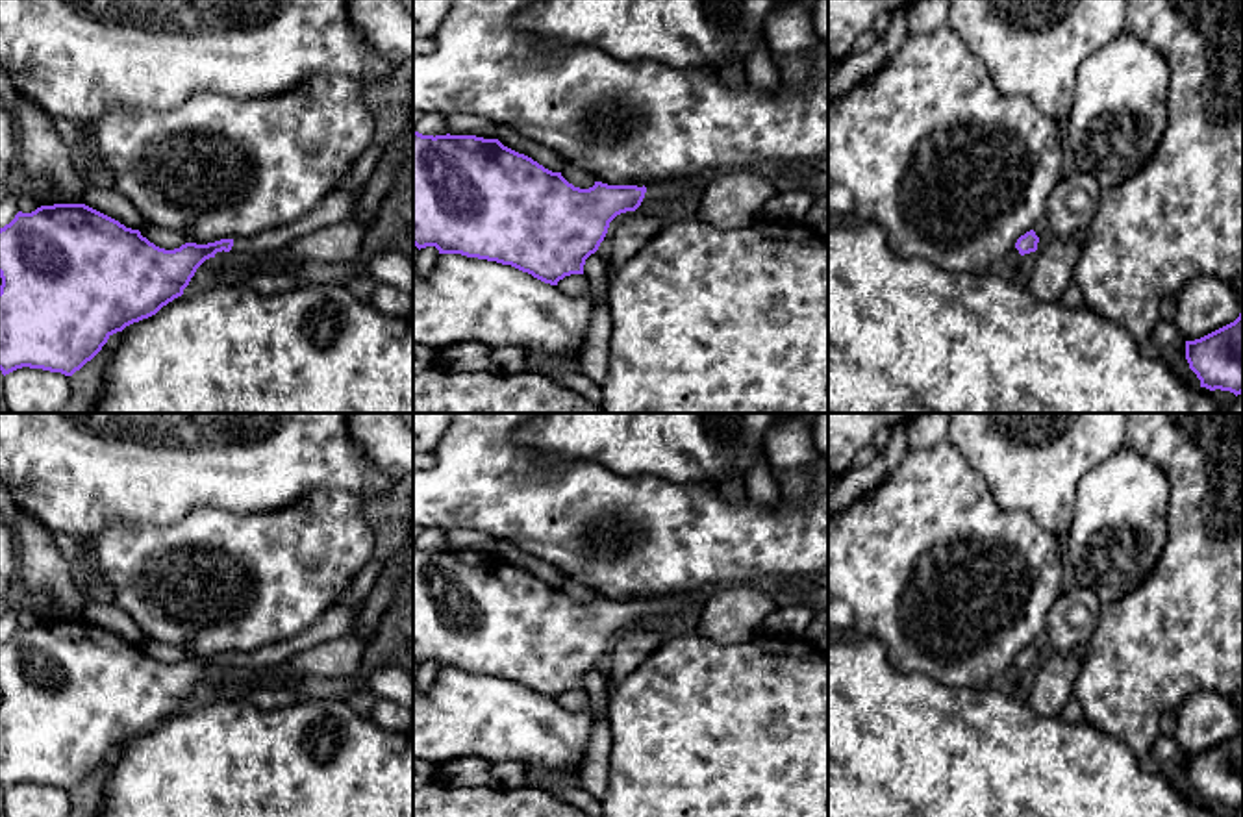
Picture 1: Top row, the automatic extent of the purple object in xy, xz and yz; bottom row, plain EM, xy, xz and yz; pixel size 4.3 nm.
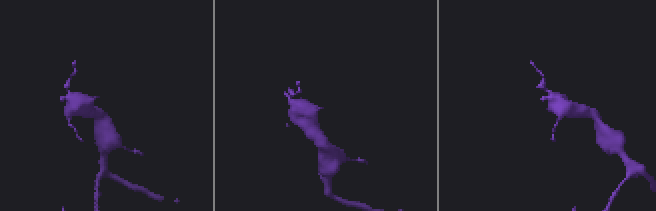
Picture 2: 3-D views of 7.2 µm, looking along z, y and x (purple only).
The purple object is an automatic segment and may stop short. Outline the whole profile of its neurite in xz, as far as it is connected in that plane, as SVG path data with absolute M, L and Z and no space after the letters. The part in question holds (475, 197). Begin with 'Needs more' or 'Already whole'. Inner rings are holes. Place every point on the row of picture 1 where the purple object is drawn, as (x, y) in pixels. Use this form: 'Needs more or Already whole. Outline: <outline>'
Already whole. Outline: M413 126L413 245L435 246L439 254L461 254L511 265L534 278L558 285L571 274L584 274L585 259L604 241L609 222L635 211L647 187L608 185L589 189L569 183L504 146L498 139L476 135L422 135Z

